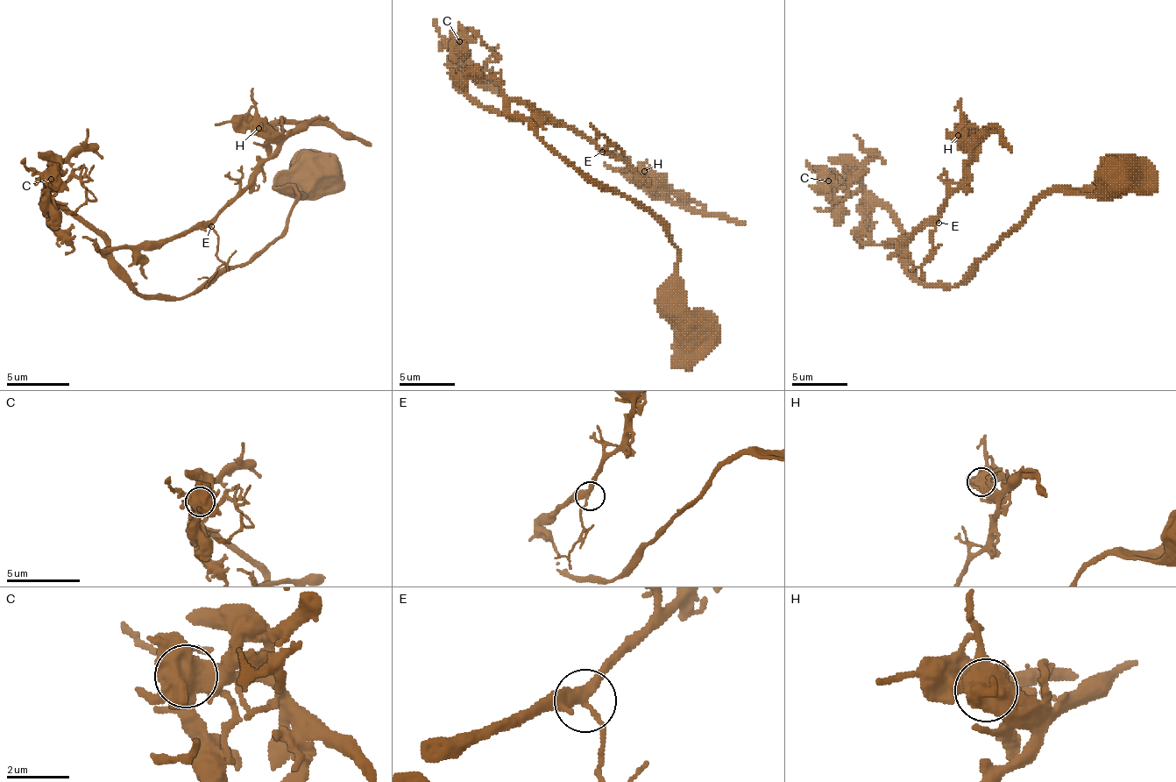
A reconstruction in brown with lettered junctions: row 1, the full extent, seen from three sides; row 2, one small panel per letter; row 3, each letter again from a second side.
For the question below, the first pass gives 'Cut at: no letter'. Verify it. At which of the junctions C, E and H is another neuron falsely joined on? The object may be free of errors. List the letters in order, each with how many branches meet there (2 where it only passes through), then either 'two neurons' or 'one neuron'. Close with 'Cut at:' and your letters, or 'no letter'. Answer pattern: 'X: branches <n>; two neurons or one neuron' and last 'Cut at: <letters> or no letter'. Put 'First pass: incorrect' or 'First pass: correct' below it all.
C: branches 7; one neuron
E: branches 3; one neuron
H: branches 4; one neuron
Cut at: no letter
First pass: correct

